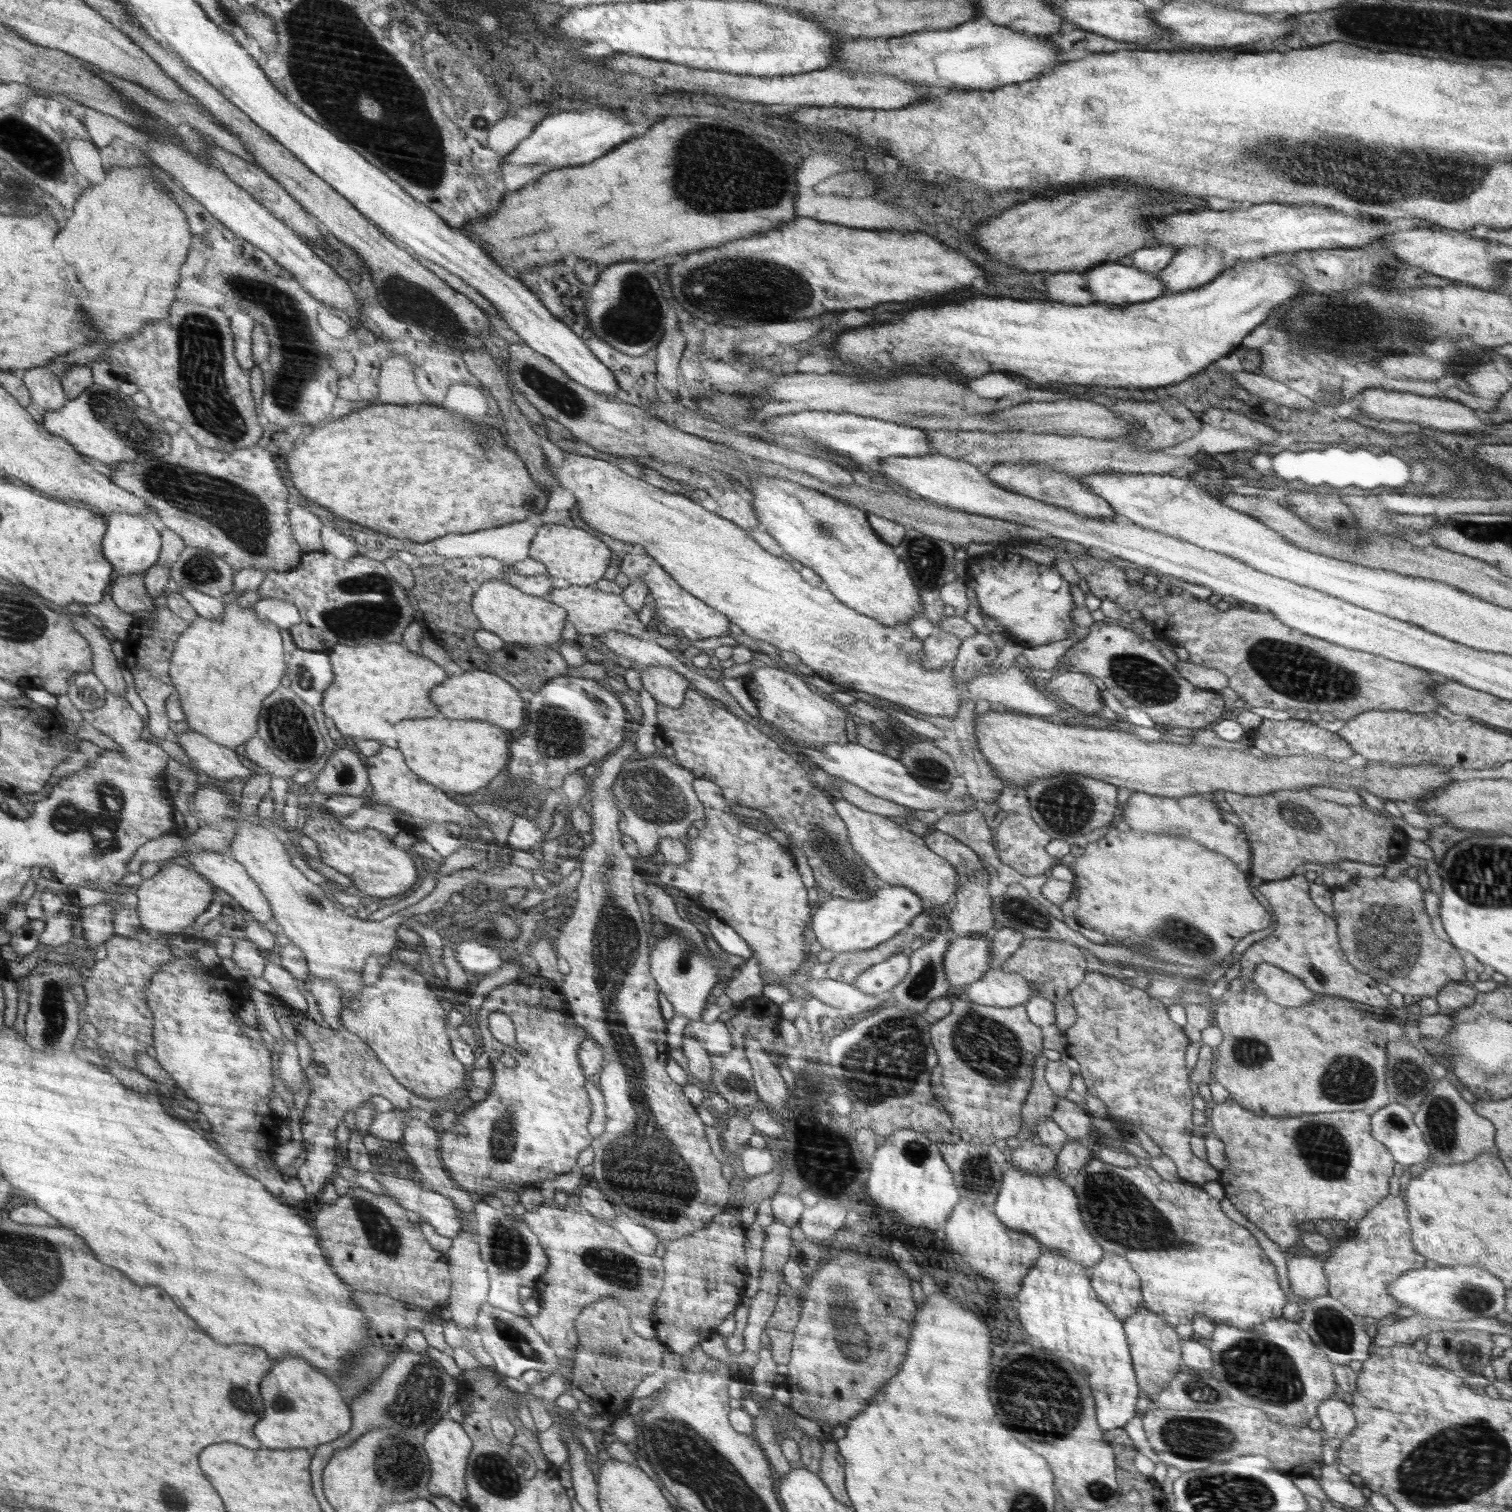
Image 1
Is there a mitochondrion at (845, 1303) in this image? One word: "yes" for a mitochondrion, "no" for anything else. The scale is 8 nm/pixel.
yes

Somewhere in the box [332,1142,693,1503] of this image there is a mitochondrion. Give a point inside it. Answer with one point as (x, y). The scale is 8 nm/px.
(417, 1399)

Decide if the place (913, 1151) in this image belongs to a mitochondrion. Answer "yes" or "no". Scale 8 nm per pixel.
yes

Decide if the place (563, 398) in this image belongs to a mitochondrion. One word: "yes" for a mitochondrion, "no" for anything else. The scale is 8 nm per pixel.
yes

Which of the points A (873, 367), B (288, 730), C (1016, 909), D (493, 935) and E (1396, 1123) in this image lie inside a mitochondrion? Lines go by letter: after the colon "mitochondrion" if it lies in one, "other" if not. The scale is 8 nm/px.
A: mitochondrion
B: mitochondrion
C: mitochondrion
D: mitochondrion
E: mitochondrion

